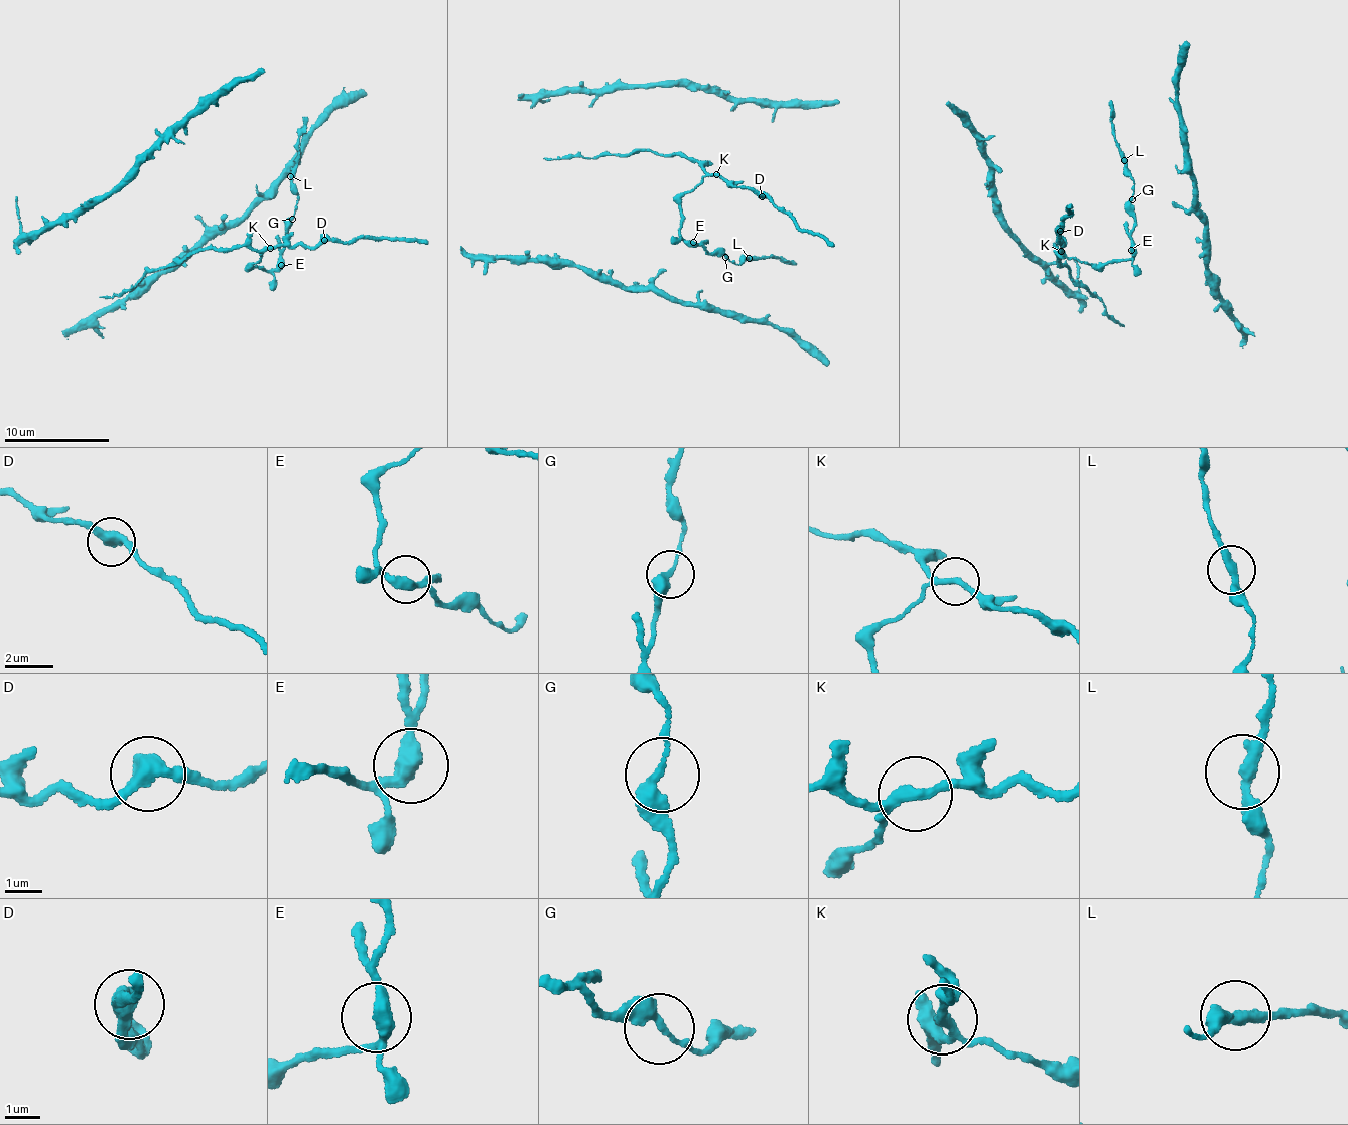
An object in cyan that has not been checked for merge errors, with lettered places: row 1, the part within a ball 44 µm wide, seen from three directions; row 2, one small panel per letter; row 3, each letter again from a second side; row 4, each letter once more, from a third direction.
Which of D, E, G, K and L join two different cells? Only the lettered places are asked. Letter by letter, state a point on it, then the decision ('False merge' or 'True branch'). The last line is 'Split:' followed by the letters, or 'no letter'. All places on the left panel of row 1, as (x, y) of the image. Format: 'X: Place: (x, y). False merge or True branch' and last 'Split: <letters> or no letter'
D: Place: (324, 240). True branch
E: Place: (281, 265). True branch
G: Place: (292, 219). True branch
K: Place: (270, 248). True branch
L: Place: (290, 176). True branch
Split: no letter

